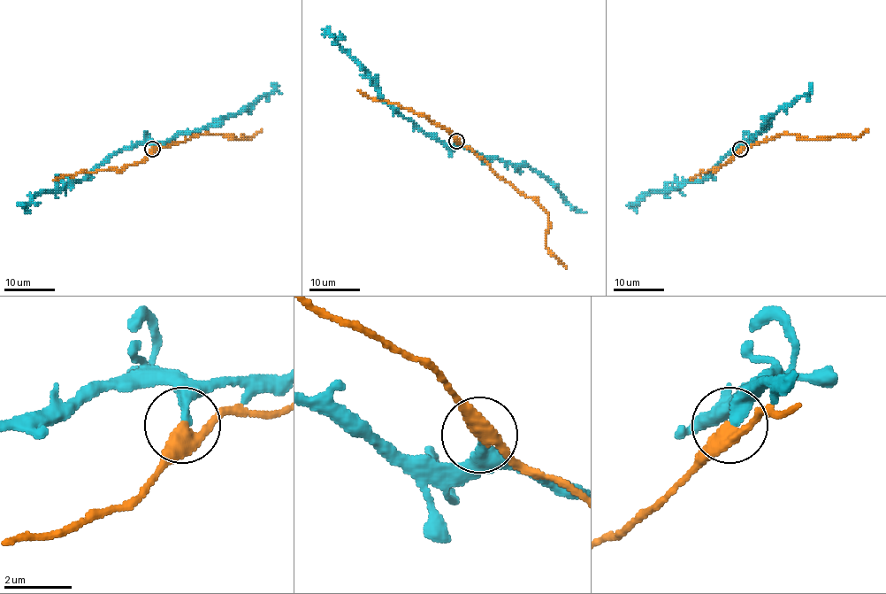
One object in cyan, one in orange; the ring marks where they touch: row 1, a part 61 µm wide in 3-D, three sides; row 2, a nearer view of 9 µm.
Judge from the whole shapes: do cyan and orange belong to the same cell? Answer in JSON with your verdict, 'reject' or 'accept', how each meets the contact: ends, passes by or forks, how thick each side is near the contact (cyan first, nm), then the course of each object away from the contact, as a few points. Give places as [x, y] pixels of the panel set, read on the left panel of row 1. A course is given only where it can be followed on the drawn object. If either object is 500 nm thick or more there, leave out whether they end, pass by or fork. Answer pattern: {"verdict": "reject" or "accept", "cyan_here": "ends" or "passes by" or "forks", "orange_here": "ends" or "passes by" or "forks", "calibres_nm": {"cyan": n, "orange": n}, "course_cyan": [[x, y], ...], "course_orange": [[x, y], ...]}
{"verdict": "reject", "cyan_here": "ends", "orange_here": "passes by", "calibres_nm": {"cyan": 360, "orange": 400}, "course_cyan": [[151, 148], [148, 142], [139, 142], [116, 151], [80, 181], [66, 188], [35, 195], [22, 204], [26, 207]], "course_orange": [[151, 149], [169, 146], [204, 134], [252, 137], [261, 129]]}

